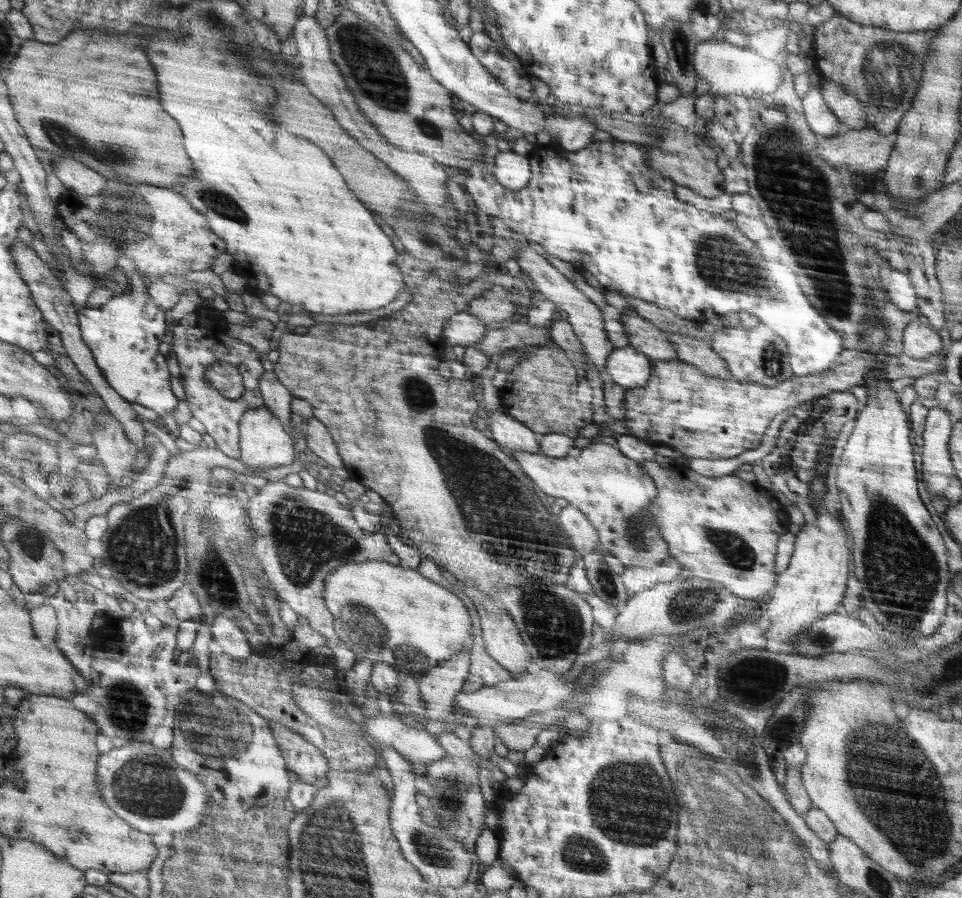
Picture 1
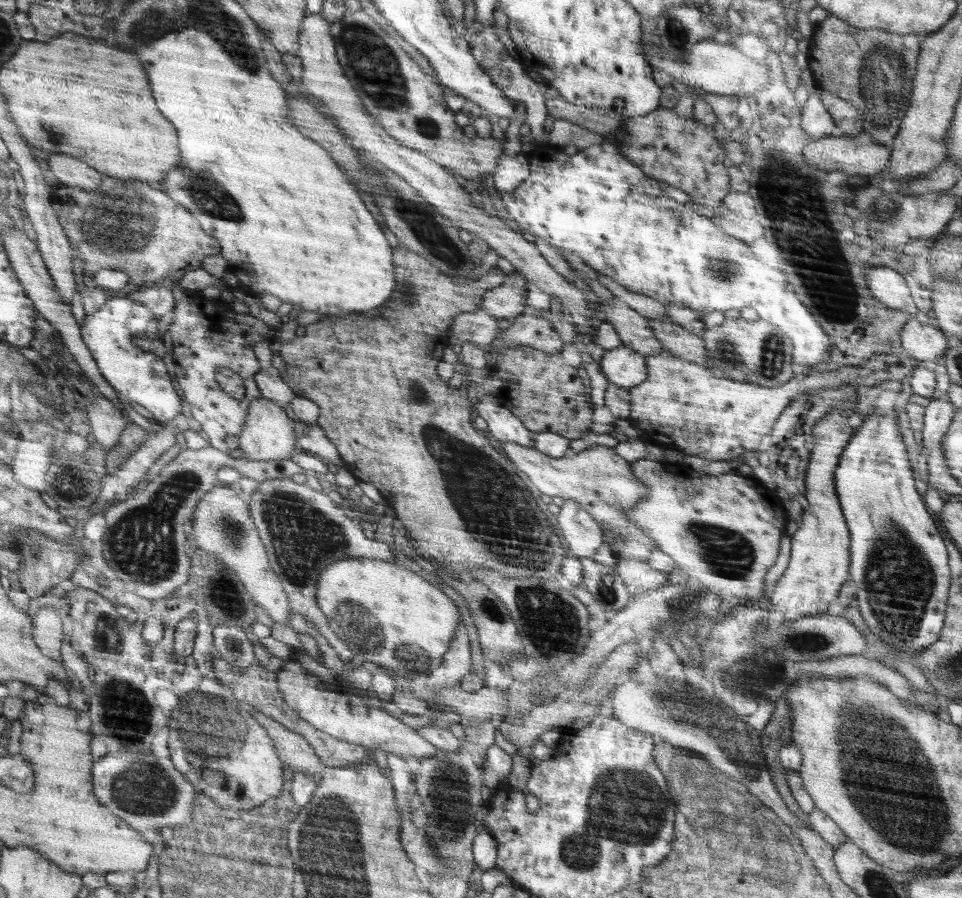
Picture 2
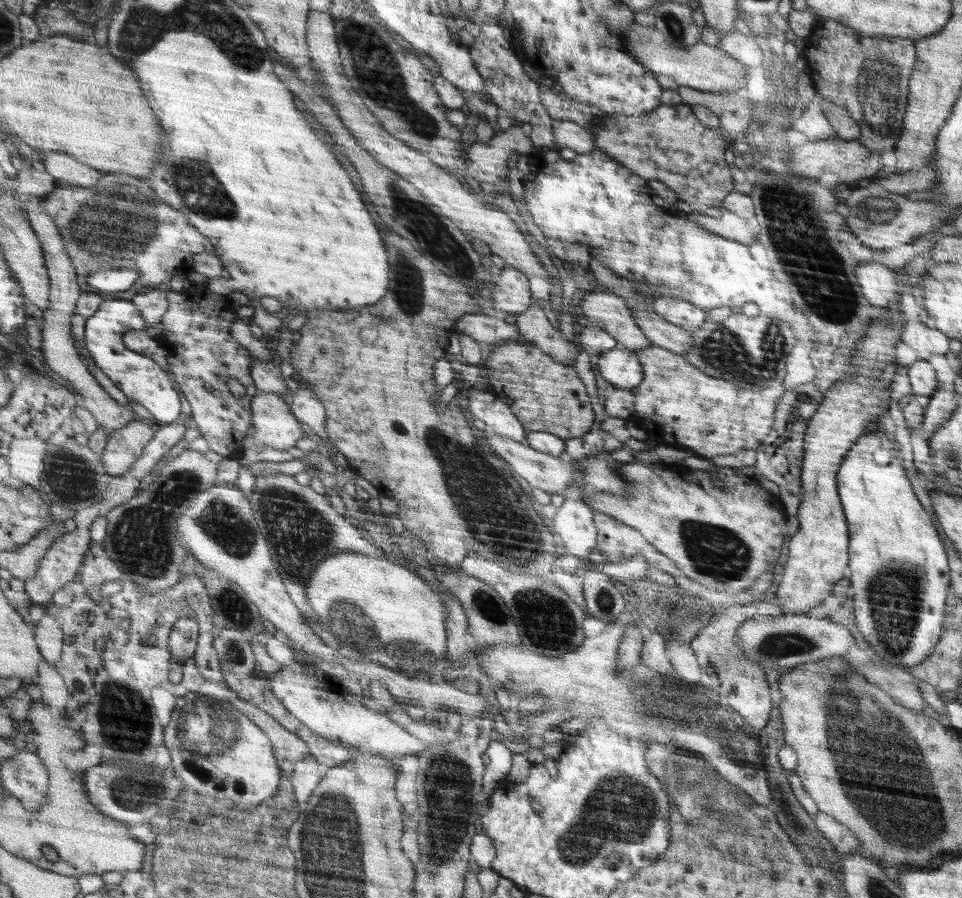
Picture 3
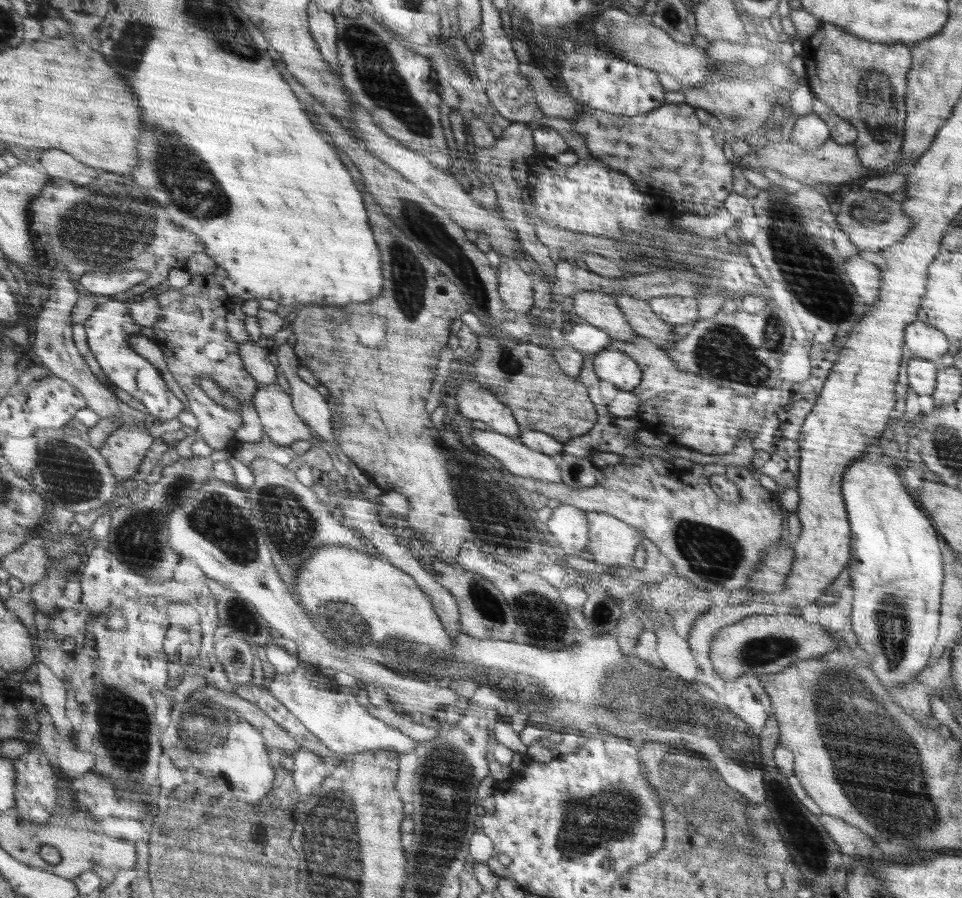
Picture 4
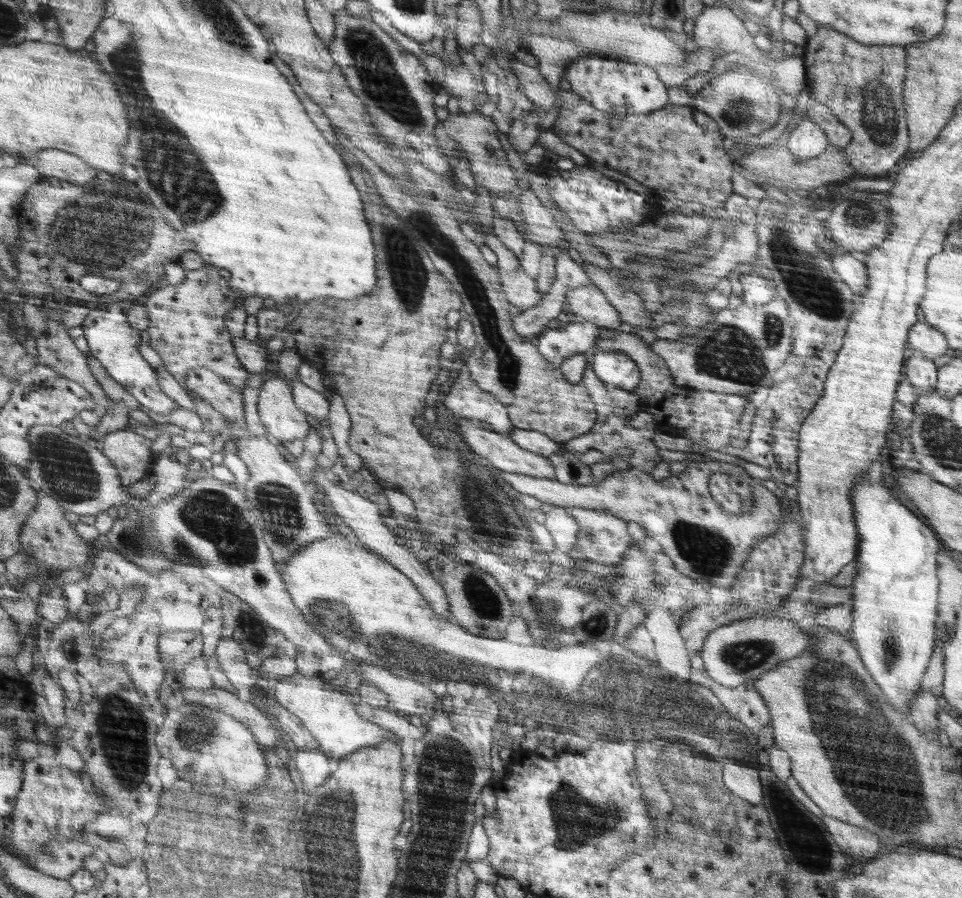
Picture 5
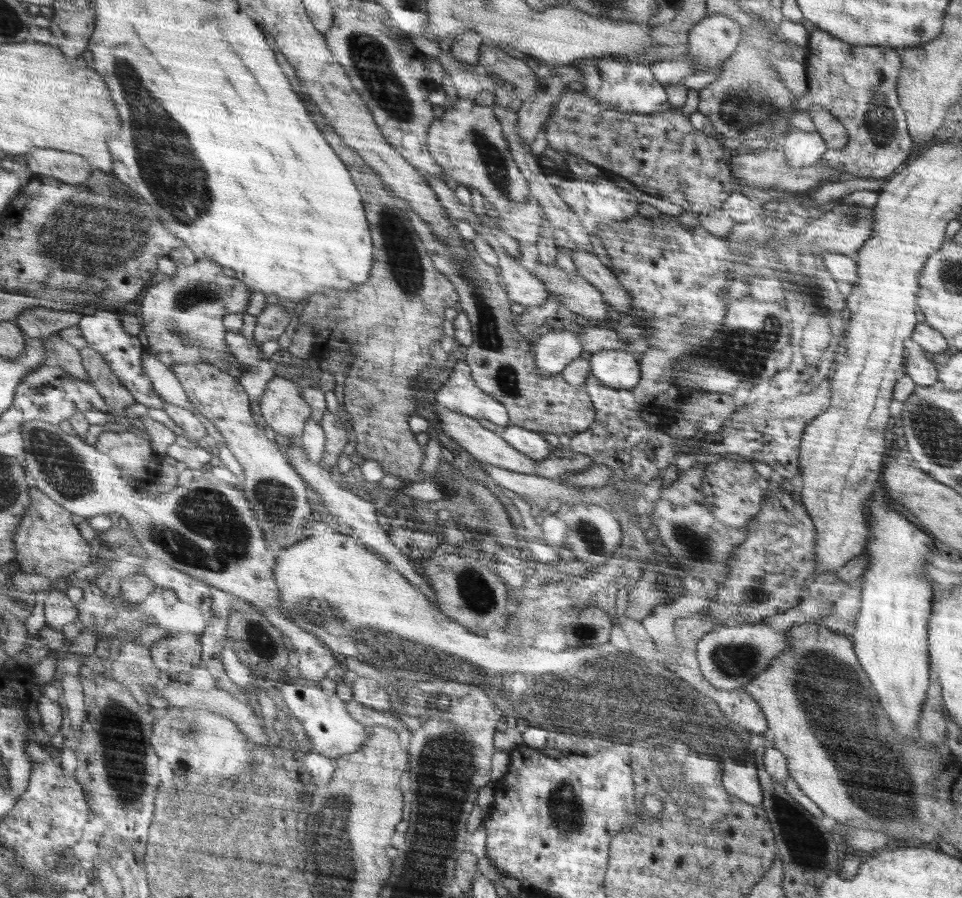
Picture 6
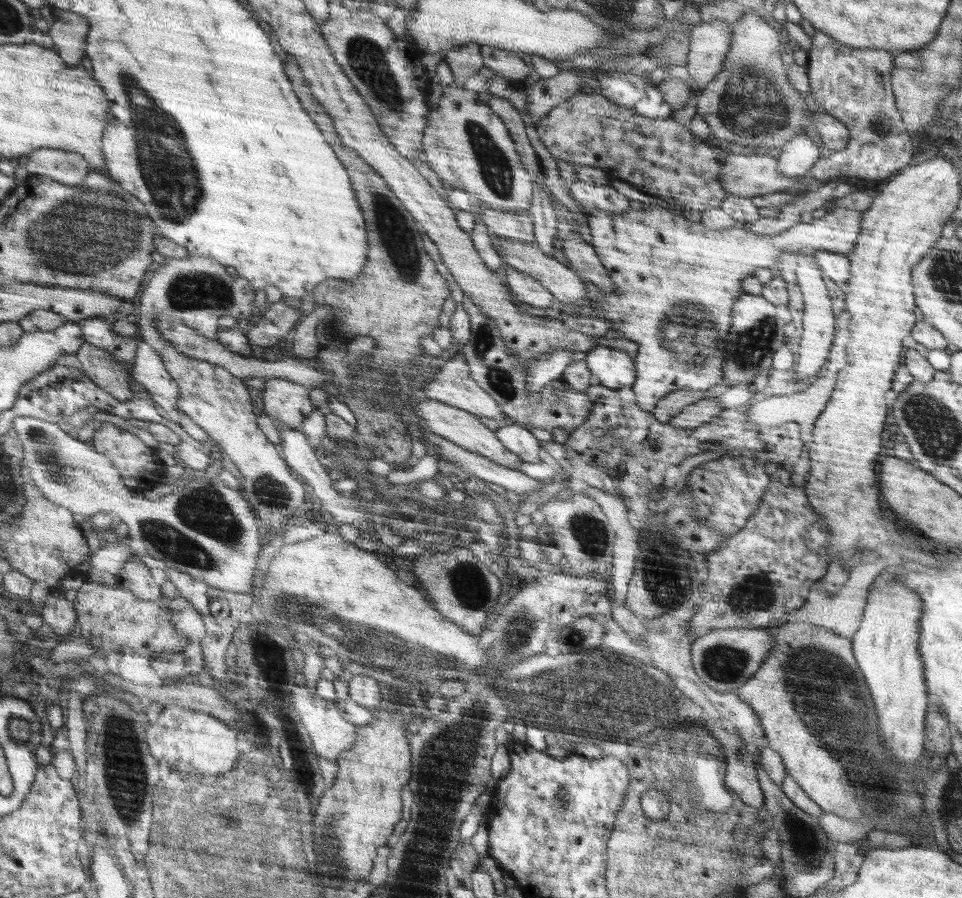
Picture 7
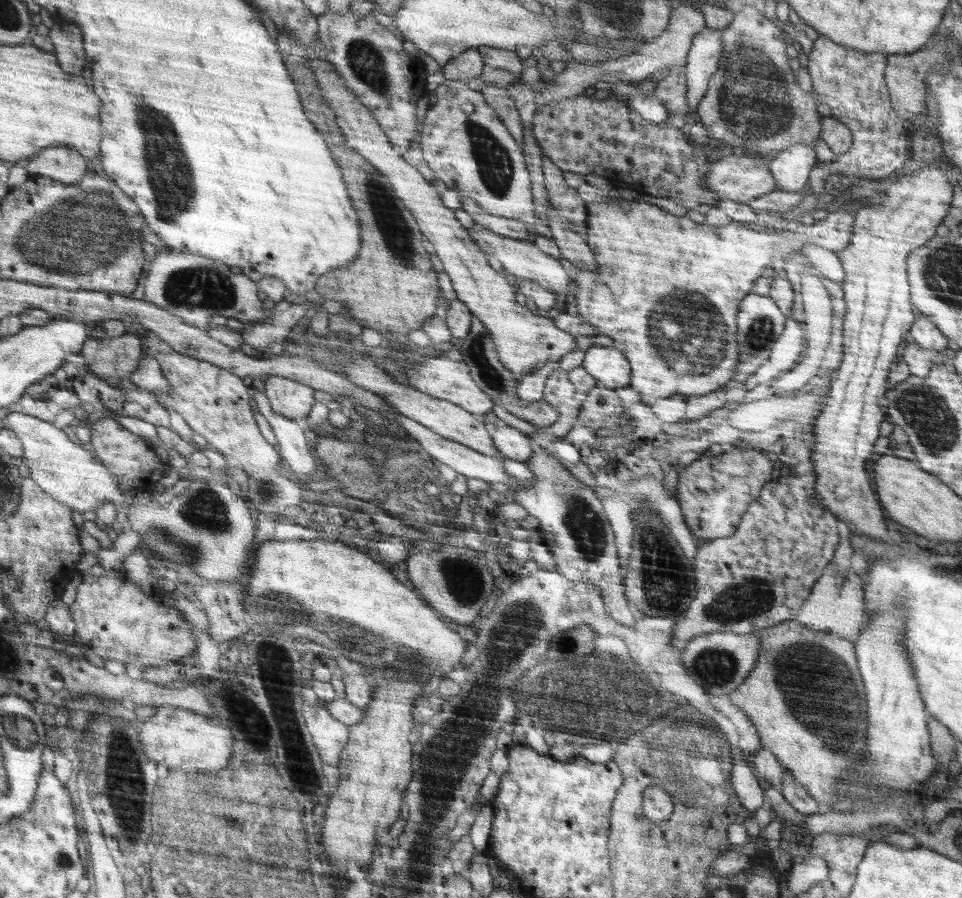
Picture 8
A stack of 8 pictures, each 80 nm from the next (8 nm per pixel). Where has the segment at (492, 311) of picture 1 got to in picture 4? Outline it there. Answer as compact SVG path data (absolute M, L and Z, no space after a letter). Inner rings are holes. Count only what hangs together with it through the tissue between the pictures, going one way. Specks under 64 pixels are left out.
M500 256L497 271L498 296L506 309L528 313L534 306L533 283L522 266L508 256Z

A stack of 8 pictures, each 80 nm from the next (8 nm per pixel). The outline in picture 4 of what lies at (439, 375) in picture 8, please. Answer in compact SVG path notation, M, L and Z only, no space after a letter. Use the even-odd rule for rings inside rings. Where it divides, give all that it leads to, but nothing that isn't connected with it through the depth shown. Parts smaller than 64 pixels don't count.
M472 376L464 377L462 384L457 387L455 399L459 412L466 418L482 420L492 431L518 438L521 429L511 408L500 402Z

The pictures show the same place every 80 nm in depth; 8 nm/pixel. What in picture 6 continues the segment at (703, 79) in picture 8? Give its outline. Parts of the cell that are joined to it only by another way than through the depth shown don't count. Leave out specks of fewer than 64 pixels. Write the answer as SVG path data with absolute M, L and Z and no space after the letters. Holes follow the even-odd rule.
M711 14L698 22L689 32L689 56L693 58L694 73L721 70L723 62L734 52L738 41L742 38L742 26L734 23L725 14Z

